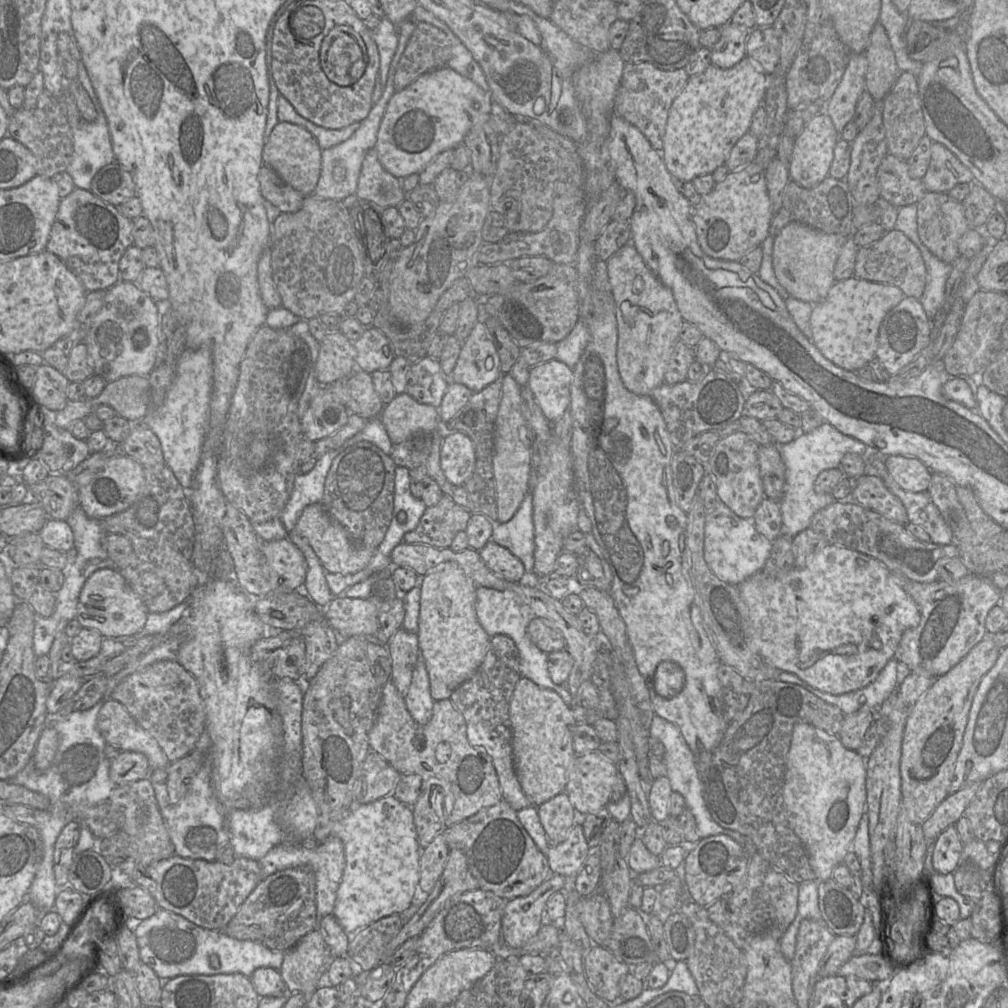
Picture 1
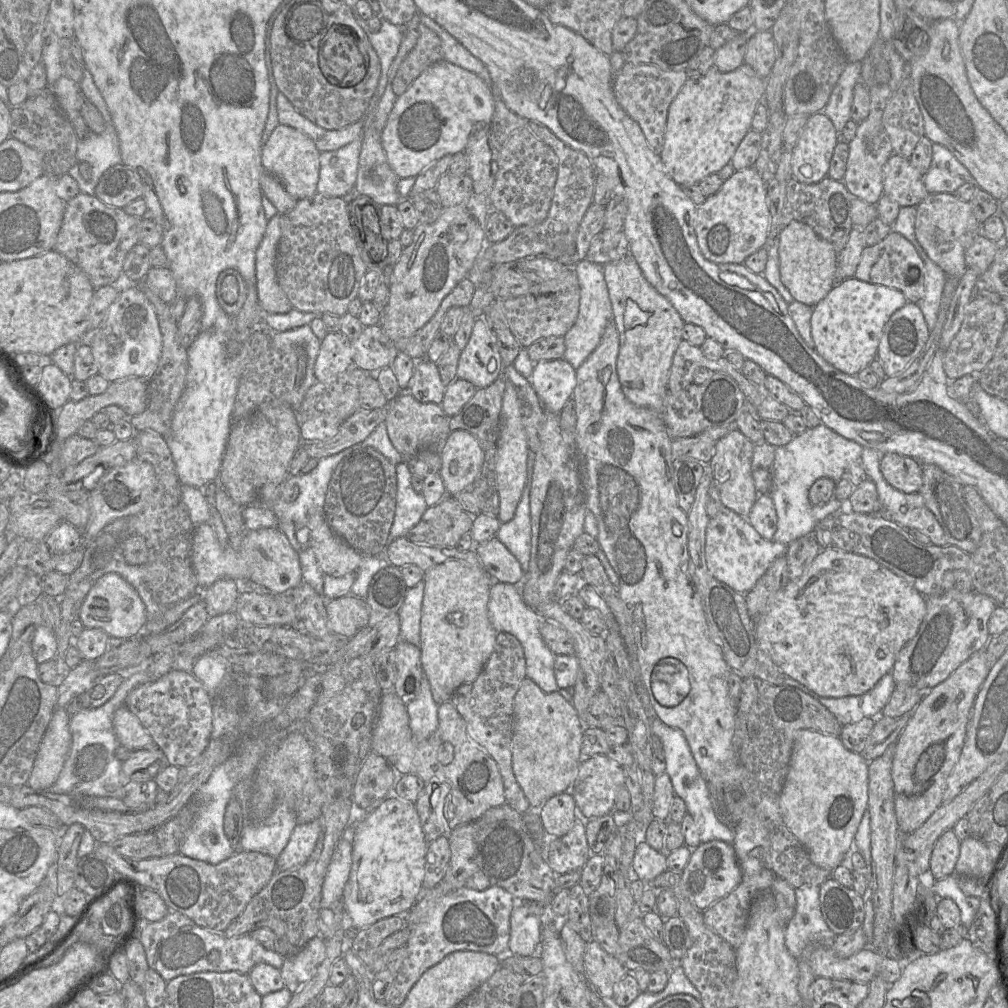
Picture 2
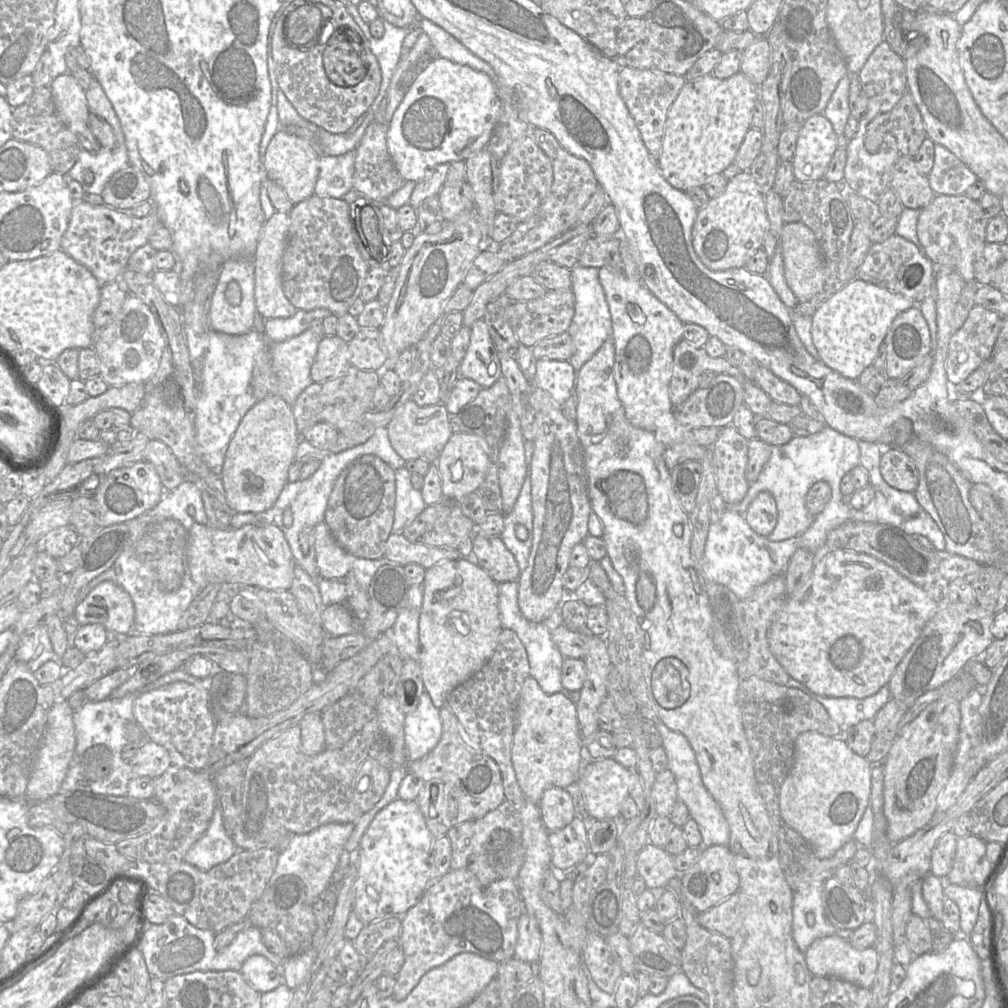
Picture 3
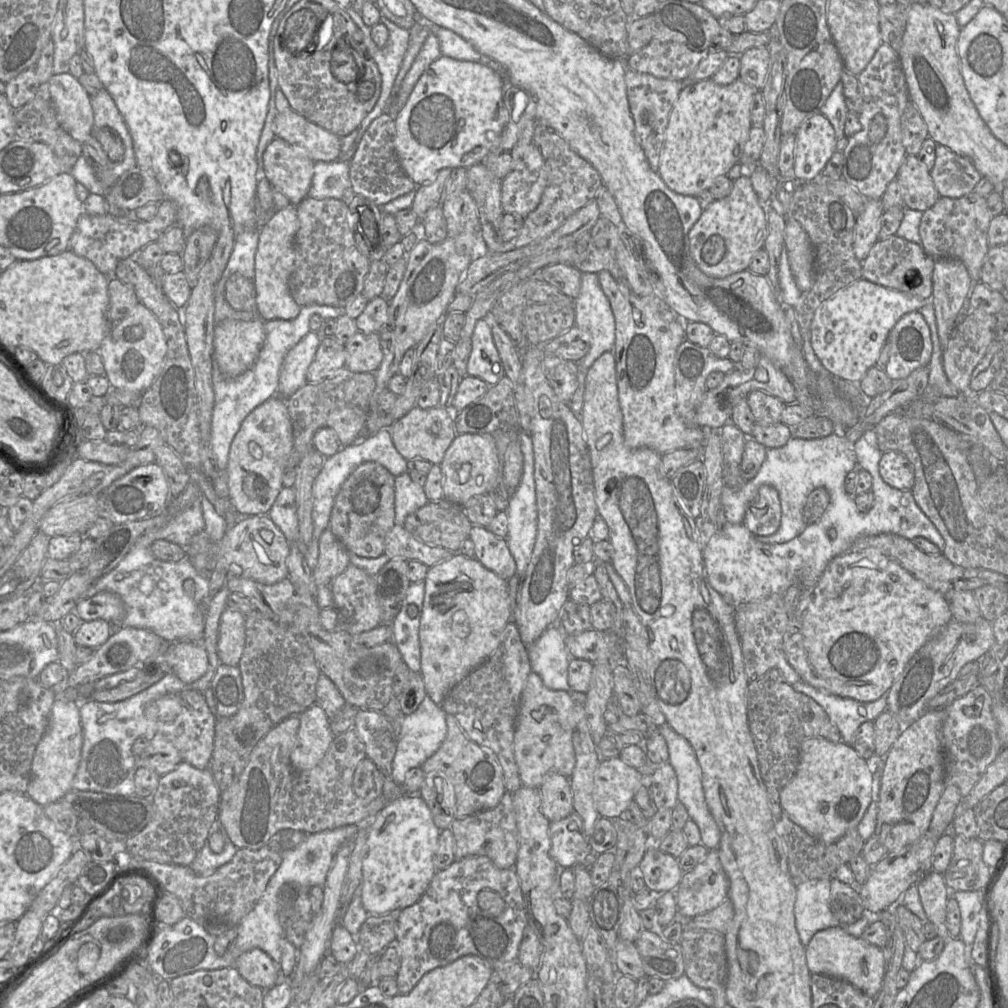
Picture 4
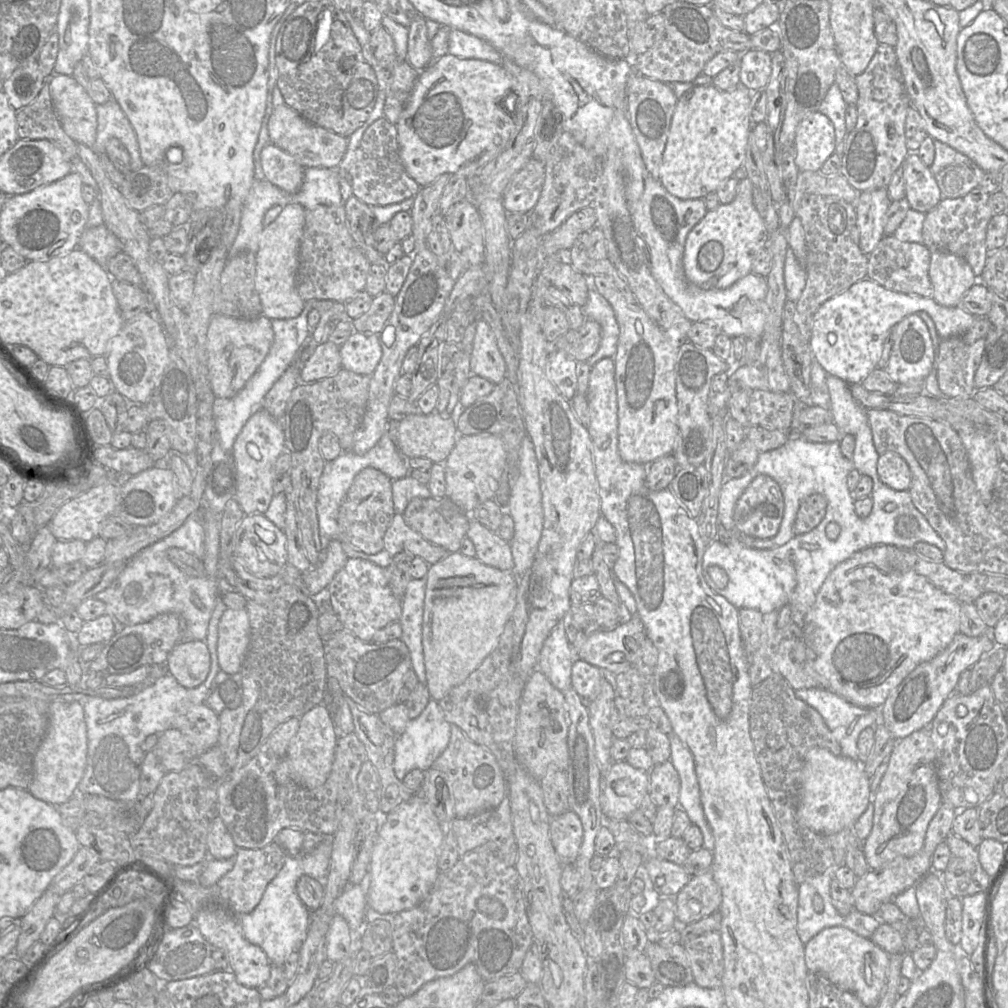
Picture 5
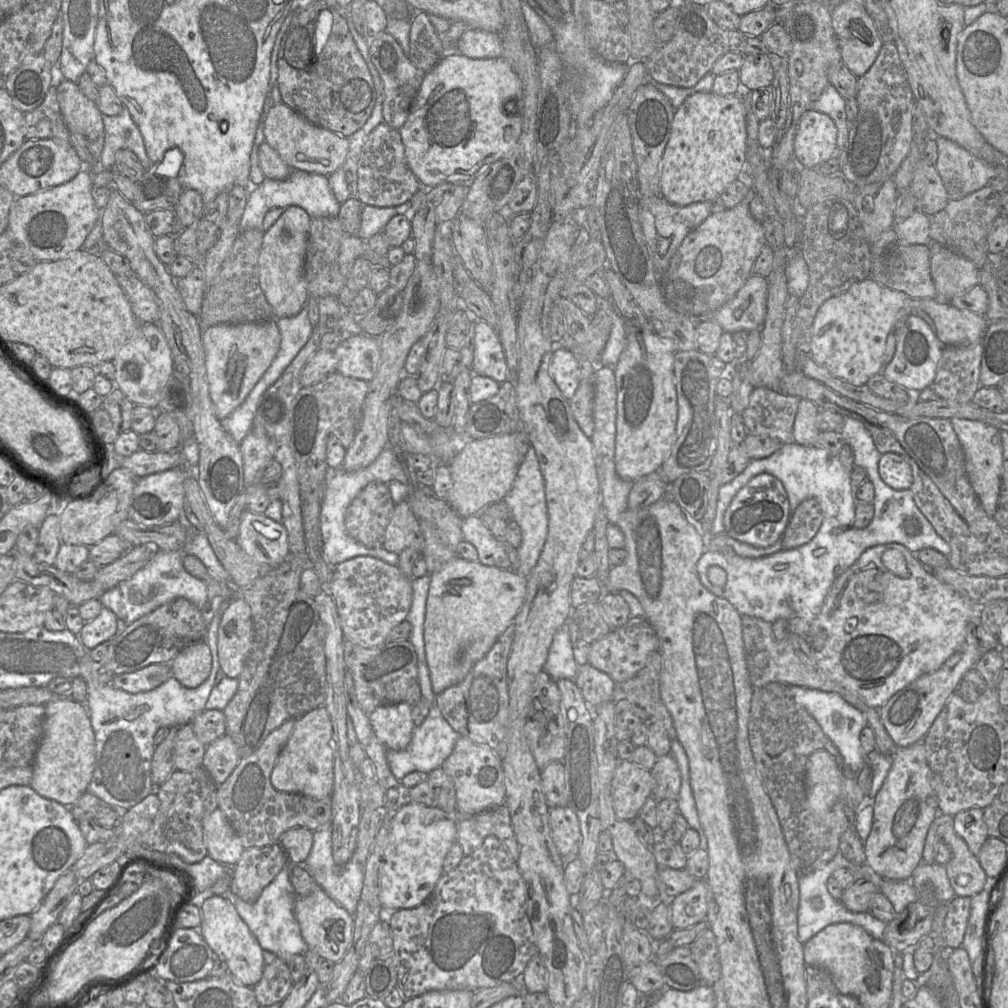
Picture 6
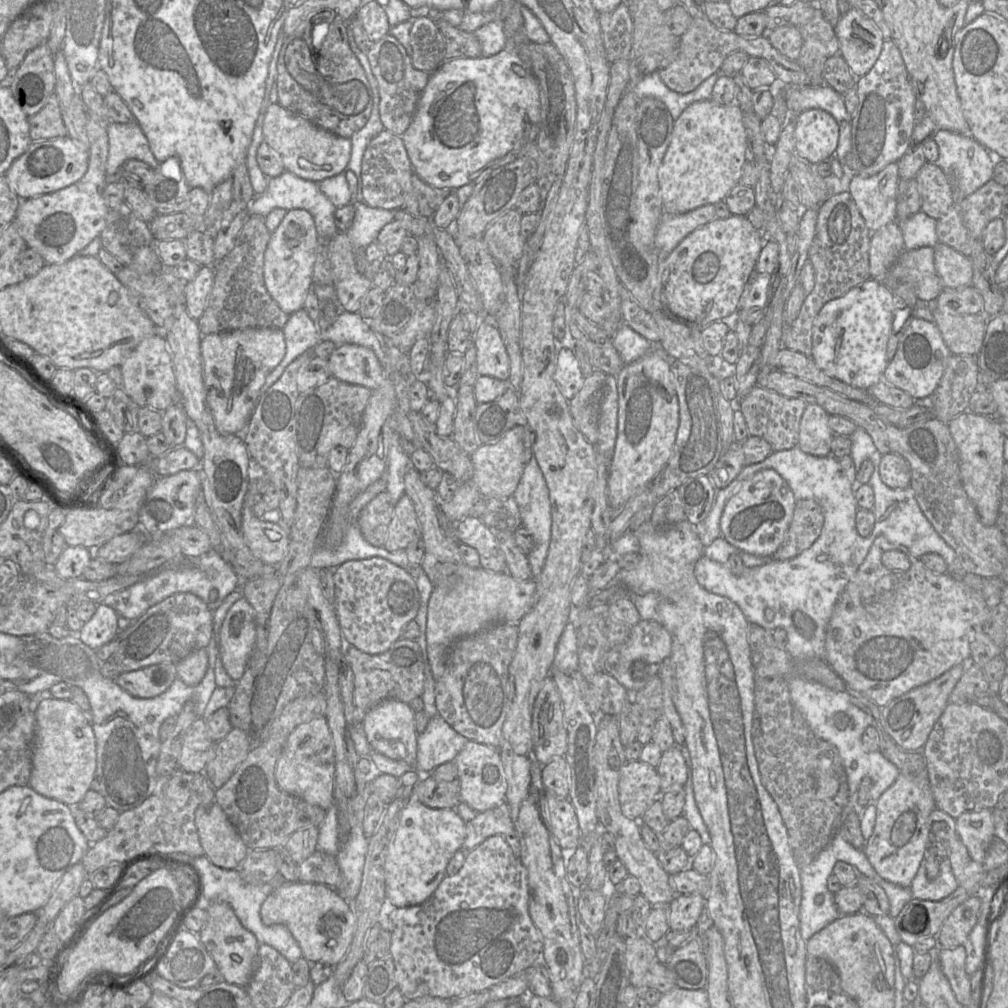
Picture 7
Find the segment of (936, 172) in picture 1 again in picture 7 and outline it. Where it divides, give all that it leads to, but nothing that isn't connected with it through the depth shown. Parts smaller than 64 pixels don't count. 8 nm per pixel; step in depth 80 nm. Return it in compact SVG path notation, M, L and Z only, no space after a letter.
M937 129L932 139L938 146L938 159L934 162L949 179L956 198L966 198L993 177L996 158L971 135Z

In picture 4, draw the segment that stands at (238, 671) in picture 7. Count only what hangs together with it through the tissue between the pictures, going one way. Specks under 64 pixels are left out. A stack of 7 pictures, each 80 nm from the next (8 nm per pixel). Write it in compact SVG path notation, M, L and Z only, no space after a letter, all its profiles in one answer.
M227 607L220 618L217 651L222 664L237 666L241 660L245 641L246 616Z

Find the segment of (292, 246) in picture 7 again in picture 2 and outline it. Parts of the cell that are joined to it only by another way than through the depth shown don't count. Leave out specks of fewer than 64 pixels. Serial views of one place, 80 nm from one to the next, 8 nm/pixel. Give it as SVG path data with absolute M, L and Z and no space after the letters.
M281 214L267 222L267 227L256 251L256 288L259 304L267 314L283 314L294 309L281 289L276 274L276 253L281 237Z

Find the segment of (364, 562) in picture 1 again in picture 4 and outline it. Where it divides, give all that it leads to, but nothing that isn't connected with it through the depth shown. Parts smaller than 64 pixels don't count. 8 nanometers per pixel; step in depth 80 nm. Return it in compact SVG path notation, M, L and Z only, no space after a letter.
M328 528L319 537L319 557L317 566L312 570L313 582L315 587L330 586L336 576L341 574L350 564L349 552L344 548L340 541L333 535Z

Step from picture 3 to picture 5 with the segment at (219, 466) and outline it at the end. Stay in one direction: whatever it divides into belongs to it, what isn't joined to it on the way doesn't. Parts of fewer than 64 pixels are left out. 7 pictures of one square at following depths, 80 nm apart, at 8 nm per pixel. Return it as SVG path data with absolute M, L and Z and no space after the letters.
M331 300L305 301L301 314L292 319L273 319L272 328L274 340L268 354L257 371L246 382L244 387L231 398L215 398L213 403L213 415L215 423L216 439L222 449L232 453L234 441L247 420L263 407L263 400L275 382L282 376L286 369L297 360L297 356L306 342L311 337L311 328L308 325L308 314L312 309L319 312L340 311L344 312L345 303Z

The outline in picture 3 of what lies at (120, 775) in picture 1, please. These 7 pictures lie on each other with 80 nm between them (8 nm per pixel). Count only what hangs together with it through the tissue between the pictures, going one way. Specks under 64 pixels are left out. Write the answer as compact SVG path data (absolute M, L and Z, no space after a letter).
M151 740L146 742L127 762L133 777L147 776L153 779L162 775L172 765L167 750Z

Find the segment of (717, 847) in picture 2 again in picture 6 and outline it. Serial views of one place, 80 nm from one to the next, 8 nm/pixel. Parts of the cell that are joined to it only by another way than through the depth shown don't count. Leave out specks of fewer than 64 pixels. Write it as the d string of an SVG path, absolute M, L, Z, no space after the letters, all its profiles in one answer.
M697 879L689 890L668 900L674 929L684 929L706 919L707 894L705 879Z

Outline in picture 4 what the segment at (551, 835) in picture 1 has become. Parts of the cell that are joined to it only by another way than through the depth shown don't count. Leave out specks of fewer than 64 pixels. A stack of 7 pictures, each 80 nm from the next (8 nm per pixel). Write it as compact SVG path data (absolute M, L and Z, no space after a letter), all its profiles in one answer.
M557 773L548 774L539 790L541 812L549 822L561 820L574 811L569 778Z

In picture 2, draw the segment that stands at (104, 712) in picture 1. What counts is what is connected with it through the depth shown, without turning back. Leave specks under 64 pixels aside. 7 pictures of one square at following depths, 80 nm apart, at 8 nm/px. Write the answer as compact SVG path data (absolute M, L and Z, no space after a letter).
M121 706L114 712L113 730L119 745L132 751L157 747L138 718L126 706Z

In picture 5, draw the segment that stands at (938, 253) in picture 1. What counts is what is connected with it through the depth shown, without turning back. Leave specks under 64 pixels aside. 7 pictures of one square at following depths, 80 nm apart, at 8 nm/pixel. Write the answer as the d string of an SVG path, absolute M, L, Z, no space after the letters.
M979 187L958 198L942 198L929 212L923 224L923 243L930 250L942 250L964 258L979 278L984 270L989 250L986 245L987 227L993 217L990 194Z

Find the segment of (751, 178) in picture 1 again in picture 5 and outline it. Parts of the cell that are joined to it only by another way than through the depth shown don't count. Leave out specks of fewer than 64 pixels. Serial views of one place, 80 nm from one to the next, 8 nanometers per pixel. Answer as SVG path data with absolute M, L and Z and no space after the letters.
M749 178L739 181L732 202L709 210L689 232L683 255L684 273L695 286L709 289L726 289L751 273L755 256L768 245L770 234L764 218L753 202L753 183Z

